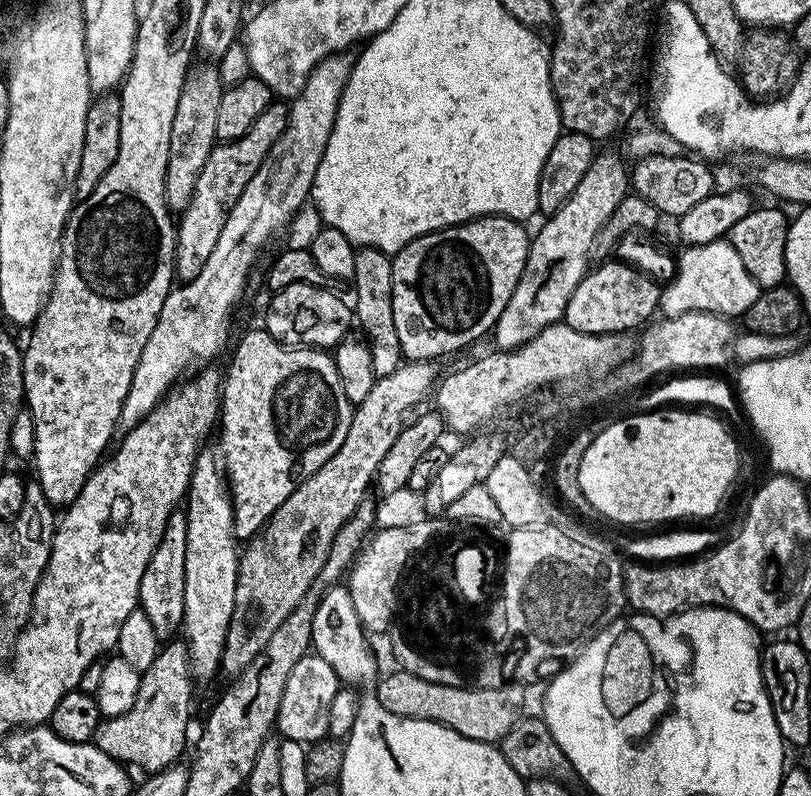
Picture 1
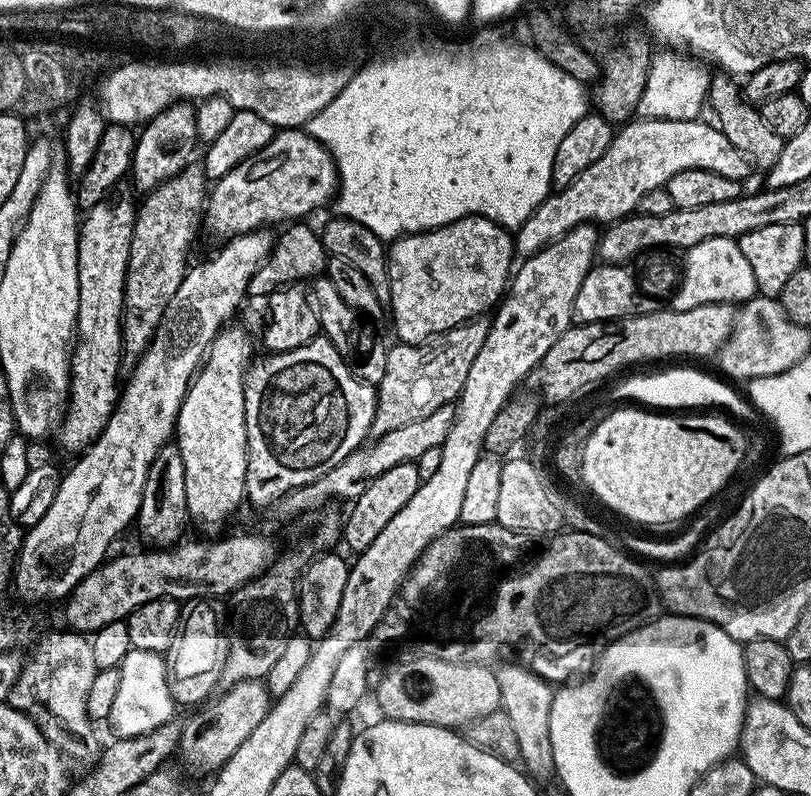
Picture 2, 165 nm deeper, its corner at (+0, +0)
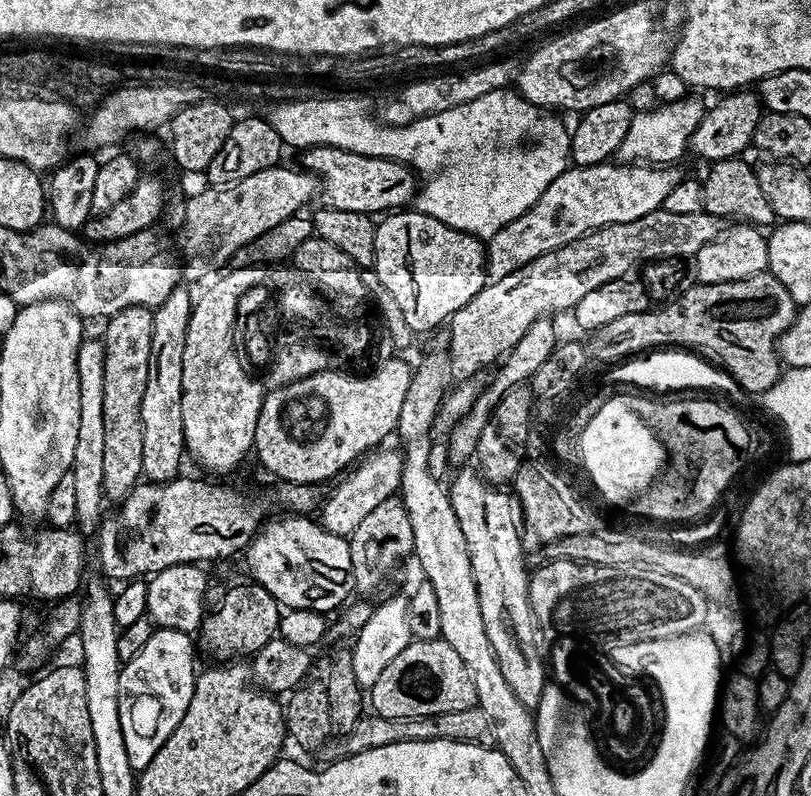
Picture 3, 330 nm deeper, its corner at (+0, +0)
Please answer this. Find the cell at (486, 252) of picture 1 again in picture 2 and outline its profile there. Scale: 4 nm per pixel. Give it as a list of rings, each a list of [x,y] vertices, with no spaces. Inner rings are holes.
[[[464,216],[460,220],[455,220],[449,224],[444,224],[440,228],[431,228],[428,232],[411,232],[409,236],[401,236],[391,241],[388,253],[388,277],[390,278],[390,316],[396,323],[395,339],[402,344],[420,344],[423,340],[429,340],[432,336],[437,336],[440,332],[445,332],[451,328],[456,328],[460,324],[465,324],[468,320],[475,320],[485,315],[484,311],[495,309],[499,305],[506,289],[510,284],[510,277],[514,272],[514,240],[509,229],[503,228],[500,224],[495,224],[490,218],[485,216]]]

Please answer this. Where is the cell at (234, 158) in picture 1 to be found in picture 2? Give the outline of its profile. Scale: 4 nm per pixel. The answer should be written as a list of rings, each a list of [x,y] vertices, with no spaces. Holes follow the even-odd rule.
[[[303,127],[281,128],[258,154],[246,158],[230,174],[211,185],[202,213],[202,228],[214,239],[227,242],[233,236],[247,236],[263,224],[300,222],[311,212],[333,203],[338,191],[334,158]]]

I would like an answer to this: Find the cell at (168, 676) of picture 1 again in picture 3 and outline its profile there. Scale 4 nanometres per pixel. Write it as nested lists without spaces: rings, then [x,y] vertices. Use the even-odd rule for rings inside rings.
[[[247,582],[232,588],[220,600],[216,609],[209,611],[200,622],[198,644],[205,648],[215,659],[228,662],[233,658],[248,658],[266,642],[277,639],[280,630],[281,605],[261,584]]]

